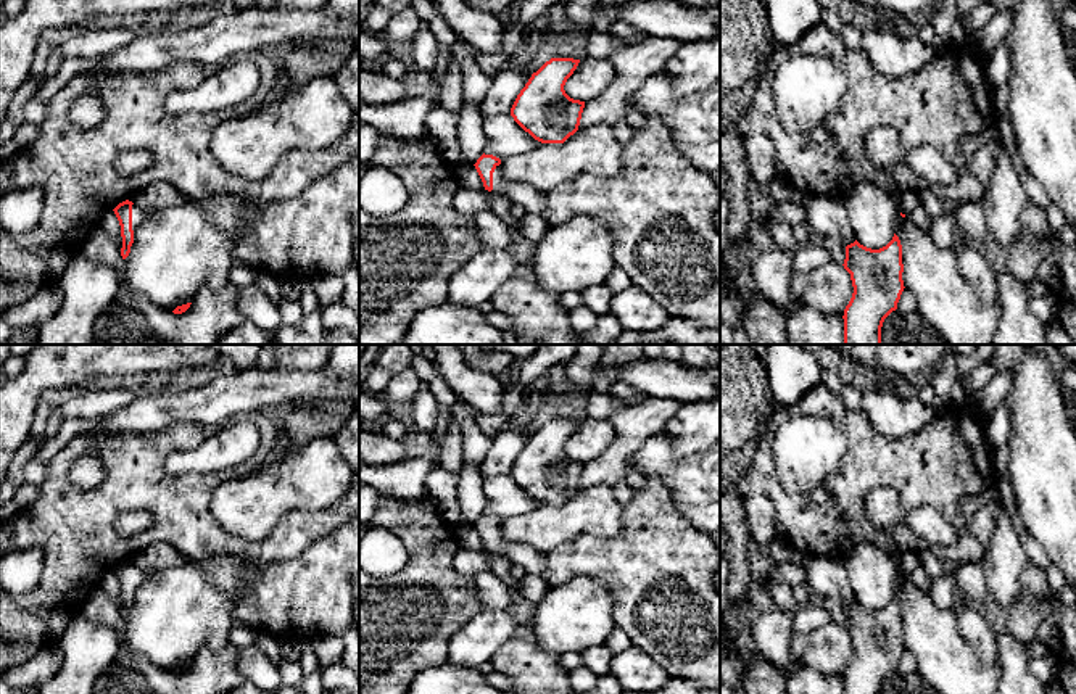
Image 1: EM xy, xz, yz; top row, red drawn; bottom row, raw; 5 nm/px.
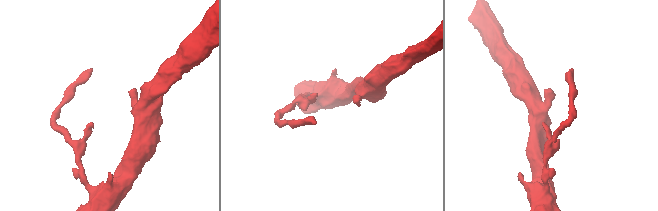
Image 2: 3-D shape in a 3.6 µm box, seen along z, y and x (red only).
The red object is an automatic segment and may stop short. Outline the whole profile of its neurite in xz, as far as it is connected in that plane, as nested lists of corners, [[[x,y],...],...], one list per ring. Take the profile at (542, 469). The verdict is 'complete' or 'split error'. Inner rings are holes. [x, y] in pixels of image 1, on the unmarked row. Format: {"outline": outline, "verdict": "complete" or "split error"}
{"outline": [[[551,419],[517,456],[511,477],[535,501],[564,504],[578,491],[585,462],[570,459],[564,451],[578,423],[573,419]]], "verdict": "complete"}

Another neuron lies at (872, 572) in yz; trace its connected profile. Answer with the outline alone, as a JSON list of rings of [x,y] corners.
[[[860,543],[844,560],[855,601],[871,610],[886,607],[900,576],[894,556],[873,543]]]

